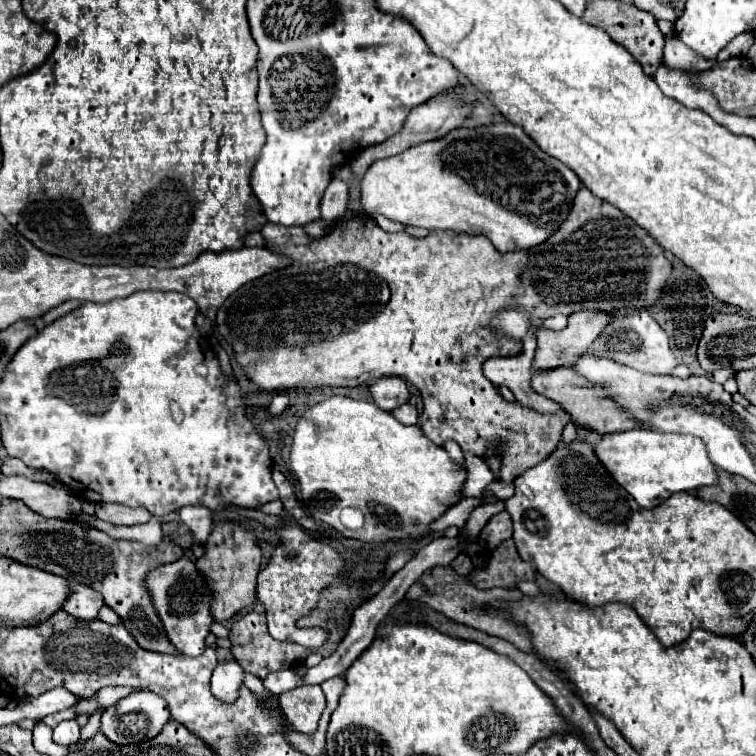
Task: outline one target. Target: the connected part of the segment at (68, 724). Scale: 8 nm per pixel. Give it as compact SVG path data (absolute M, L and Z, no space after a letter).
M64 720L54 728L54 742L60 746L72 746L80 740L80 726L76 720Z

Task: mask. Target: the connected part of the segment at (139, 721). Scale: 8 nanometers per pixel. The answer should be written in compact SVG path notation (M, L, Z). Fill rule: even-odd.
M136 692L136 694L130 694L130 696L122 698L118 704L104 710L104 714L102 714L102 734L110 742L120 744L120 746L140 744L144 740L150 740L150 738L158 736L168 720L170 720L168 704L158 694Z

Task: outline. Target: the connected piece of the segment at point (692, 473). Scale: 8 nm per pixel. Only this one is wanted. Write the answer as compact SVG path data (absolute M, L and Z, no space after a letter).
M626 430L604 436L594 444L594 454L612 478L646 510L656 508L674 492L690 492L716 484L716 466L708 460L704 442L696 436L662 434L658 430Z

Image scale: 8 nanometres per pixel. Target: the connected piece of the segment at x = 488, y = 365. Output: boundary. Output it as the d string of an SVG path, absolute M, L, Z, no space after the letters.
M528 335L524 340L524 350L520 356L510 356L510 358L488 358L482 364L484 376L494 384L494 386L508 386L516 400L520 404L524 404L526 408L534 408L536 412L558 412L560 406L534 392L532 384L530 384L530 366L532 366L532 358L534 358L536 349L536 338L534 335Z

